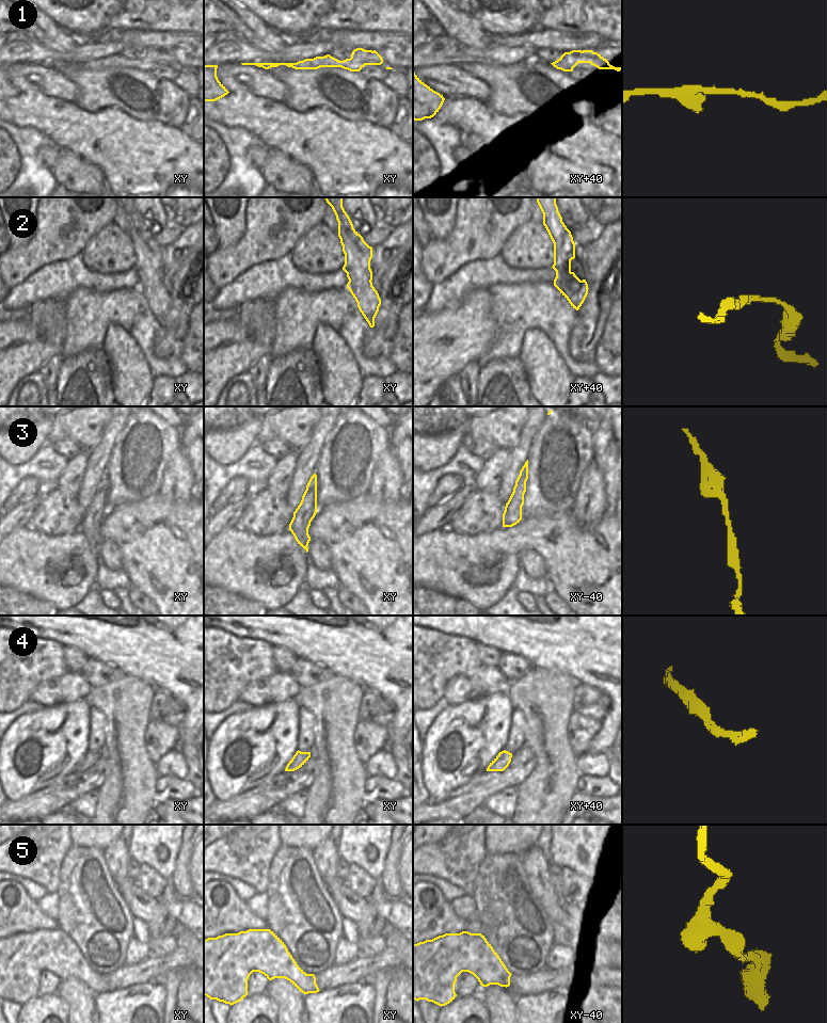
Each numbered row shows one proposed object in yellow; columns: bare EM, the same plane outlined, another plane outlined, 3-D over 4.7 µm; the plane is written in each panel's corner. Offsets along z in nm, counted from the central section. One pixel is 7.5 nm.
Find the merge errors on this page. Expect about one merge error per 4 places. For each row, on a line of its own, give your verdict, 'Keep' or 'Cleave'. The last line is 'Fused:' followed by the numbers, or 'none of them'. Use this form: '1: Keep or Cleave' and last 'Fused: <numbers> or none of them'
1: Keep
2: Keep
3: Keep
4: Keep
5: Keep
Fused: none of them

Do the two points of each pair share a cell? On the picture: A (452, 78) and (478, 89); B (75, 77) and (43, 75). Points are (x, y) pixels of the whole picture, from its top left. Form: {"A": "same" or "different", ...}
{"A": "same", "B": "different"}

